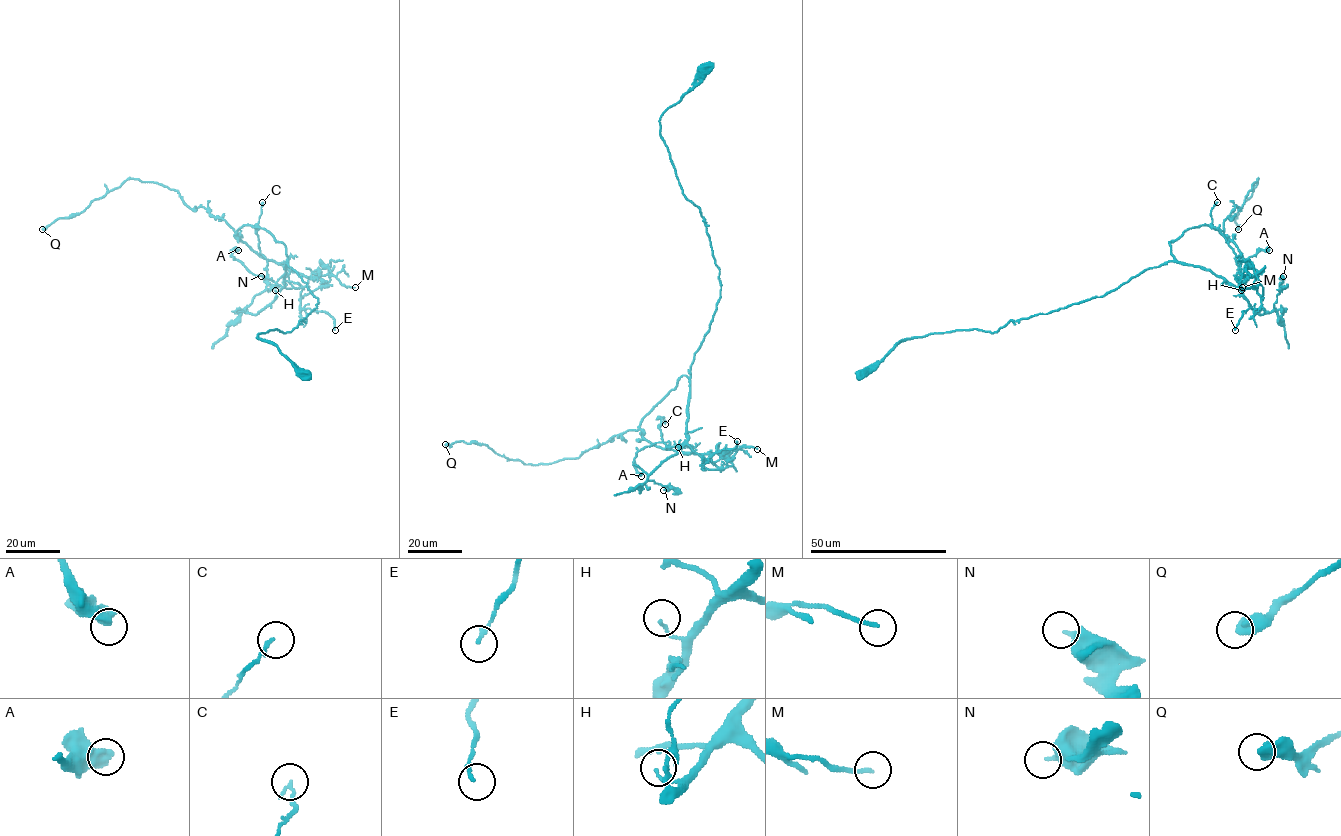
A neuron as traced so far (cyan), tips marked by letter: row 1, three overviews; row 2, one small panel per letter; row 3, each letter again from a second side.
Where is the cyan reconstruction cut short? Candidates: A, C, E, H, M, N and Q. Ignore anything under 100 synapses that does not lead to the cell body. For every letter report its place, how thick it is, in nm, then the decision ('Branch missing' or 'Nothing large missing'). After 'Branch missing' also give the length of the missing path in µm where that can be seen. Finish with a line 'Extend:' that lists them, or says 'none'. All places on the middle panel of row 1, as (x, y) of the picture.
A: Place: (641, 476). Thickness 600 nm. Nothing large missing
C: Place: (665, 424). Thickness 140 nm. Nothing large missing
E: Place: (737, 441). Thickness 150 nm. Nothing large missing
H: Place: (678, 447). Thickness 110 nm. Nothing large missing
M: Place: (757, 449). Thickness 150 nm. Nothing large missing
N: Place: (663, 490). Thickness 400 nm. Nothing large missing
Q: Place: (445, 444). Thickness 480 nm. Nothing large missing
Extend: none

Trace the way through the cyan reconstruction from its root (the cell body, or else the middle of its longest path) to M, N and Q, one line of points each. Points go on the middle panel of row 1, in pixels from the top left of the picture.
M: (704, 67), (659, 120), (721, 286), (690, 368), (687, 443), (708, 469), (757, 449)
N: (704, 67), (659, 120), (682, 193), (704, 219), (721, 286), (690, 368), (687, 441), (648, 478), (663, 490)
Q: (704, 67), (659, 120), (719, 270), (689, 380), (637, 430), (576, 458), (525, 464), (485, 444), (445, 444)

